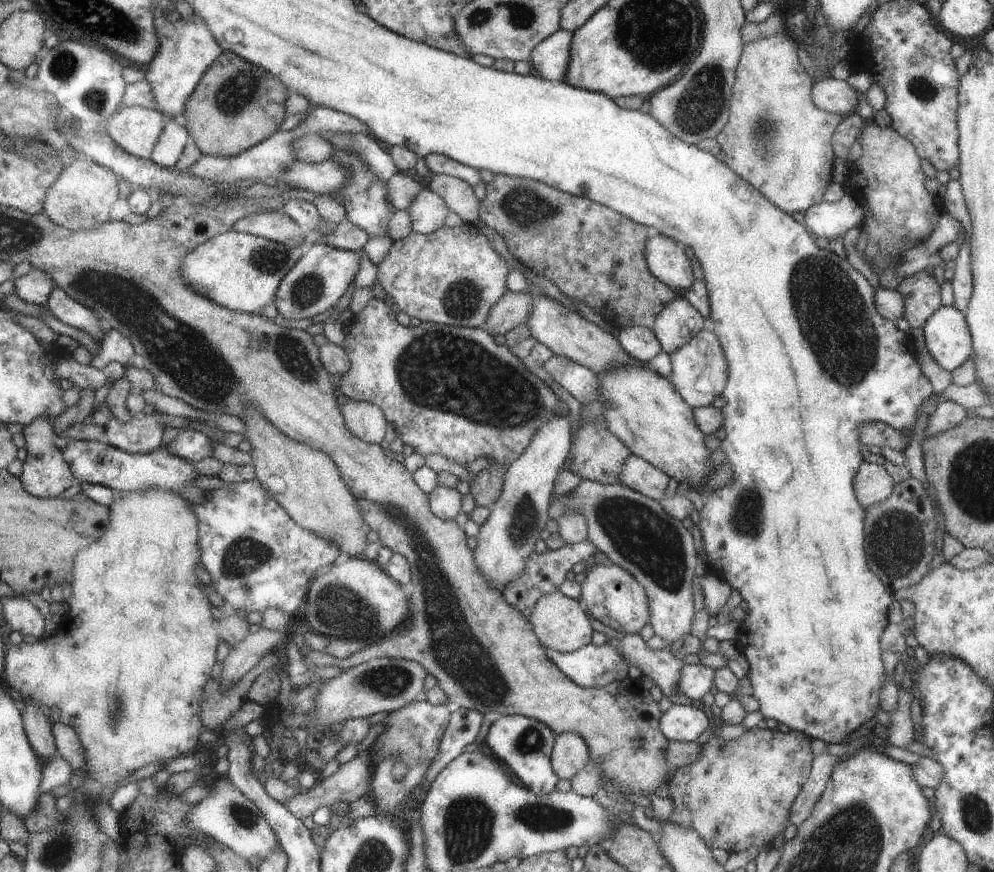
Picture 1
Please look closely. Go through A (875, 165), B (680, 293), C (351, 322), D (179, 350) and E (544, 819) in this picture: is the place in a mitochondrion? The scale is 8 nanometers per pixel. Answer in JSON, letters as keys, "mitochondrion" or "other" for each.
{"A":"other","B":"other","C":"other","D":"mitochondrion","E":"mitochondrion"}

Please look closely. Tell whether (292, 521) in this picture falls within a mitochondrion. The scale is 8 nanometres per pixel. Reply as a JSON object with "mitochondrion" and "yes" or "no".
{"mitochondrion":"no"}

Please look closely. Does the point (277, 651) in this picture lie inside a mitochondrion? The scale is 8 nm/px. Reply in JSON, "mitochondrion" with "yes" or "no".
{"mitochondrion":"no"}

